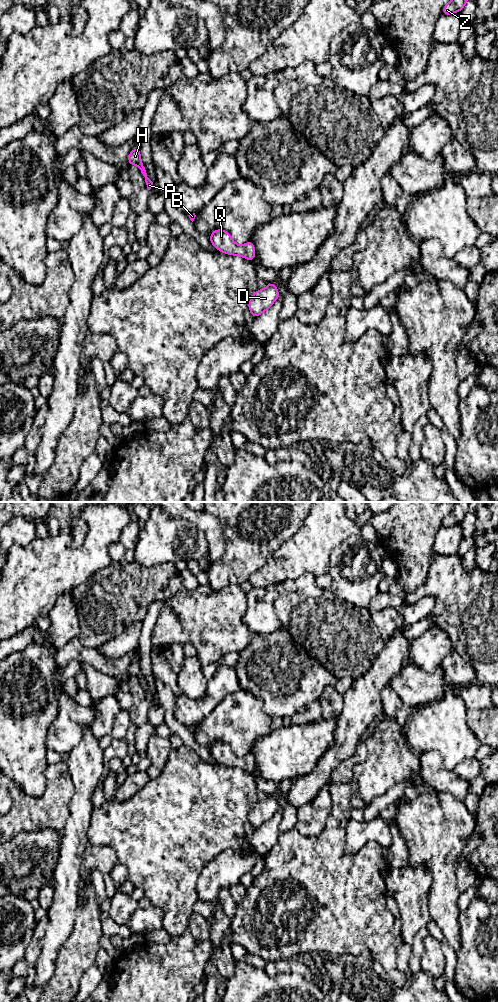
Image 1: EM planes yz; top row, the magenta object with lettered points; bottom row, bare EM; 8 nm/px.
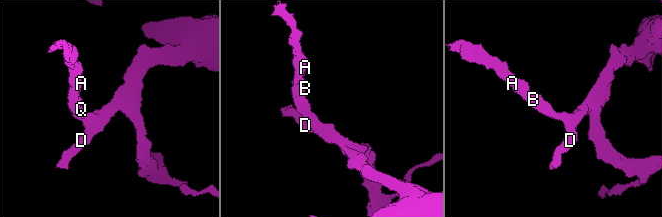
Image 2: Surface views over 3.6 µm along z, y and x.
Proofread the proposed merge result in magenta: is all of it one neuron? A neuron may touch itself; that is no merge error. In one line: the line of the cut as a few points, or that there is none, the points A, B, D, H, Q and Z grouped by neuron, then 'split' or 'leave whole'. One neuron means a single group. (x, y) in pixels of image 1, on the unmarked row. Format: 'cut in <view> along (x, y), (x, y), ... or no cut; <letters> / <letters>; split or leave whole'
no cut; A B D H Q Z; leave whole

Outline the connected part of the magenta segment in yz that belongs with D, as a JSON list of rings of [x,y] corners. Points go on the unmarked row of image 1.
[[[268,795],[264,801],[258,801],[250,810],[249,824],[257,830],[267,823],[279,809],[276,795]]]

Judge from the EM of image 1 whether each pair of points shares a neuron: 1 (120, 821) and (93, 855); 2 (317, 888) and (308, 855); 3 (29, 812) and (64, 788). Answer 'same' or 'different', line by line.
1: different
2: same
3: same

